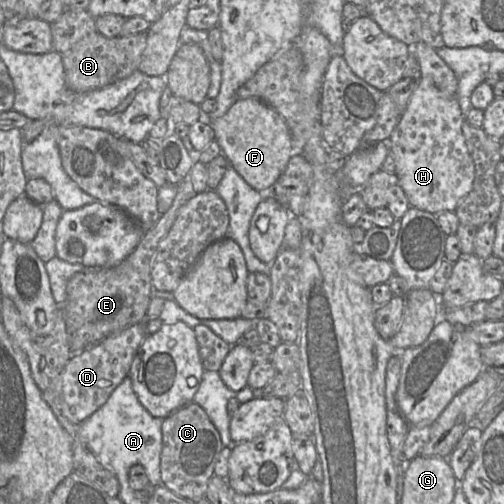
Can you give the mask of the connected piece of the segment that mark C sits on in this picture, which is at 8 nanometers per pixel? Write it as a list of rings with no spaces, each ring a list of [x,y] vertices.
[[[190,402],[164,419],[162,433],[162,483],[193,503],[206,497],[209,479],[214,475],[219,454],[224,448],[221,435],[206,411],[199,404]]]

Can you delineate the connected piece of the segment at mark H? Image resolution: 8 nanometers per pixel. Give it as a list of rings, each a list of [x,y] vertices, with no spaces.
[[[421,78],[387,142],[410,207],[432,214],[455,211],[471,191],[475,165],[462,131],[465,120],[456,96],[442,96],[430,79]]]

